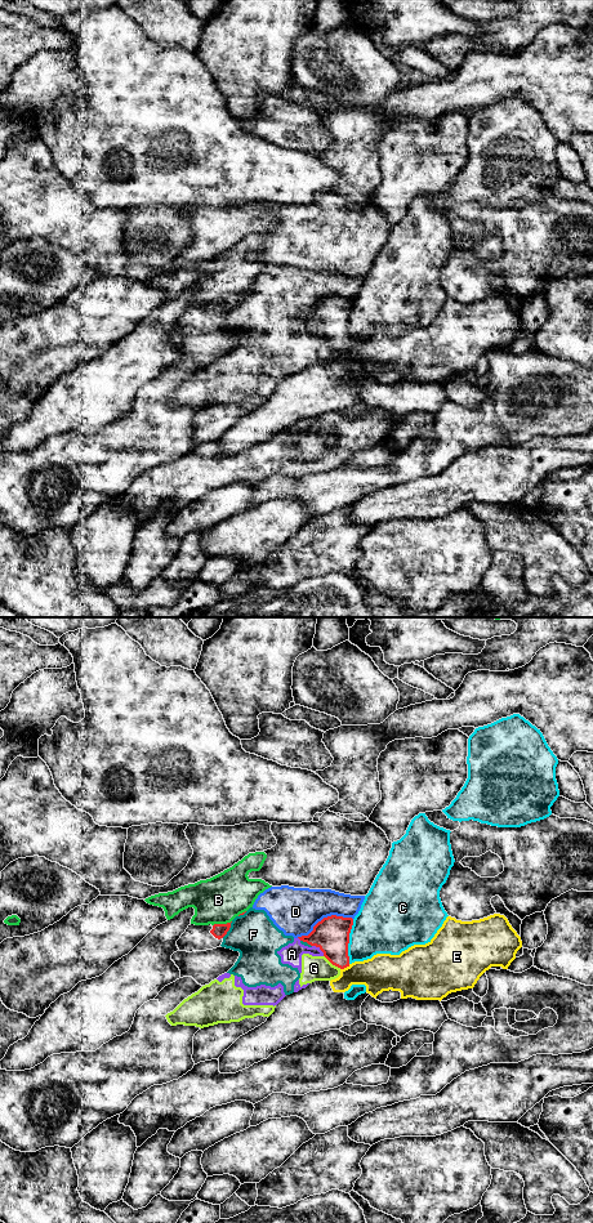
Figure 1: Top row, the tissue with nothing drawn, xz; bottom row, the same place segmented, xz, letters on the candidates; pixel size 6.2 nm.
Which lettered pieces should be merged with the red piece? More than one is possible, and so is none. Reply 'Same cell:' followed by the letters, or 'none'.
Same cell: none

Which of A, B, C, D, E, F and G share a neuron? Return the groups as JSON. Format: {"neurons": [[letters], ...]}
{"neurons": [["A", "D", "F", "G"], ["B"], ["C"], ["E"]]}

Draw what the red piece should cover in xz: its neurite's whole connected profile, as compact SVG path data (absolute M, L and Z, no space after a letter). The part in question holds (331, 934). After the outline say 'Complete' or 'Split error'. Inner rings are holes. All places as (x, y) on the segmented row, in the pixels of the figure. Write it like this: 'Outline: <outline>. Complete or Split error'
Outline: M331 915L318 921L308 936L298 938L318 947L333 965L344 969L349 967L348 943L352 925L352 918Z. Complete

